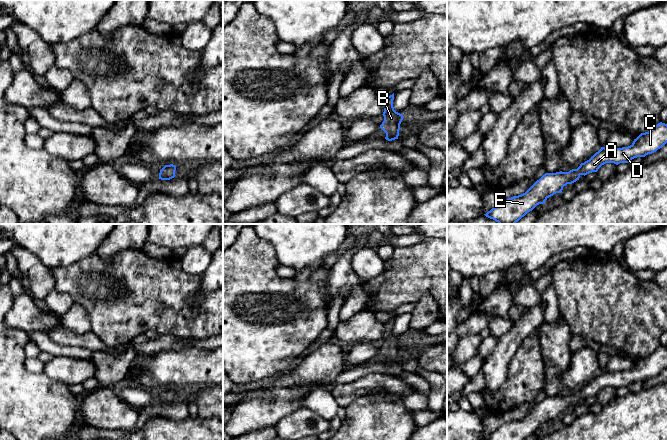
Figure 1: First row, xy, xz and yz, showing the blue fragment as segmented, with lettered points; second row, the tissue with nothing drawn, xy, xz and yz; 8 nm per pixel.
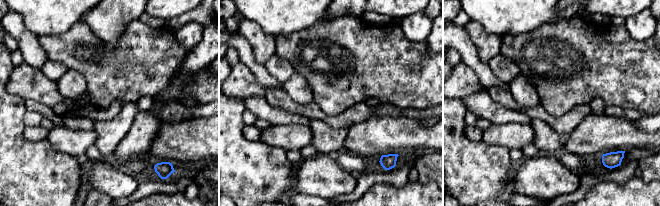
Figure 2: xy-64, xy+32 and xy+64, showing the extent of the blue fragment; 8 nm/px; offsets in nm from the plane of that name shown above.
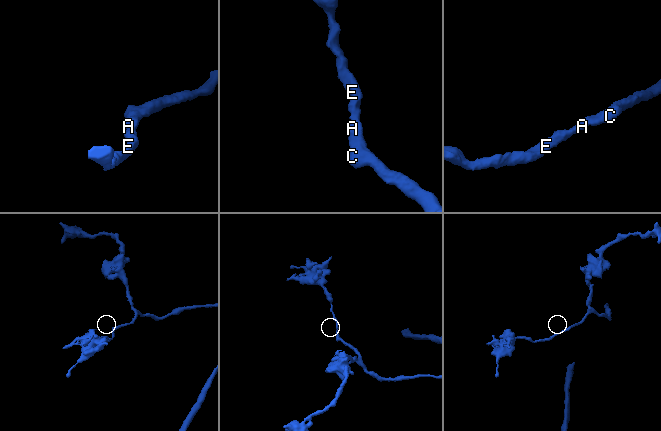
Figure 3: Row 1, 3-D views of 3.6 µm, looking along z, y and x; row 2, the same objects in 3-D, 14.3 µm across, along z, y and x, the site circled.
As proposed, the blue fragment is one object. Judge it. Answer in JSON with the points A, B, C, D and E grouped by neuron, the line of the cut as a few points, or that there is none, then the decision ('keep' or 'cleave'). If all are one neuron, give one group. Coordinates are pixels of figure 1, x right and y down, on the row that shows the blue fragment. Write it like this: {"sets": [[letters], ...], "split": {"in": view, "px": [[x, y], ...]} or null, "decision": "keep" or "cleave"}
{"sets": [["A", "B", "C", "D", "E"]], "split": null, "decision": "keep"}

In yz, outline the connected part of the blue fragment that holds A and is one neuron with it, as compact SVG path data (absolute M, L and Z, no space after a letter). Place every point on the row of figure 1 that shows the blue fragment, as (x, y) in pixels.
M660 122L648 132L641 133L628 147L611 149L601 147L577 169L569 172L545 173L525 193L502 201L484 215L499 224L515 224L537 205L544 204L549 197L561 193L564 186L579 180L581 175L597 172L606 163L618 165L628 163L637 157L645 157L666 143L667 124Z

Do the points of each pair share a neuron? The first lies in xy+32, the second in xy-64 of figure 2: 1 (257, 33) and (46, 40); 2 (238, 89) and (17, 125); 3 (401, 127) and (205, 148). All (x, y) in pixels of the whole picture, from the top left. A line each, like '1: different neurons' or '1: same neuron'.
1: different neurons
2: different neurons
3: same neuron

